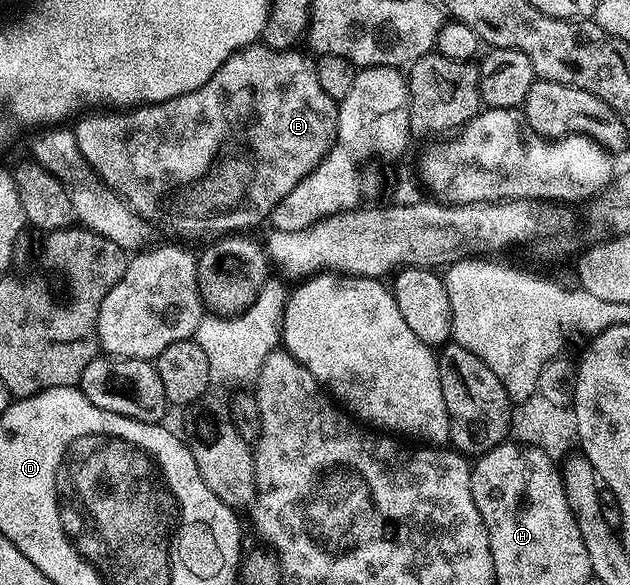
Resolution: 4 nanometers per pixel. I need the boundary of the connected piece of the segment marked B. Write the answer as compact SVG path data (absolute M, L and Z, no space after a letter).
M255 42L250 45L248 48L241 48L238 52L234 52L231 54L224 66L220 68L208 80L208 82L204 82L204 86L200 86L200 90L192 90L188 94L180 94L176 98L172 98L171 100L165 100L164 102L160 102L159 104L144 104L141 106L135 106L129 110L94 110L89 114L83 115L78 125L73 125L72 131L74 133L74 137L76 138L76 142L80 146L80 154L84 154L84 158L90 164L90 169L93 170L99 178L102 179L103 183L107 185L119 197L121 200L125 200L127 206L139 217L139 219L145 222L147 225L152 226L152 224L159 224L162 228L167 228L170 232L175 232L178 236L210 236L206 238L218 238L223 234L238 234L243 230L254 230L250 228L254 228L257 226L261 220L265 221L267 217L270 215L270 211L272 211L277 204L284 198L284 194L288 194L292 191L298 183L300 183L303 178L305 178L308 173L314 169L320 161L322 161L326 153L330 151L330 147L334 144L334 135L336 134L336 126L338 125L338 104L332 98L328 98L328 94L324 94L324 90L320 87L320 82L316 78L316 74L314 73L314 64L311 61L306 61L304 57L301 56L301 51L291 50L288 52L277 52L276 50L272 50L271 48L267 48L265 44L261 42Z

